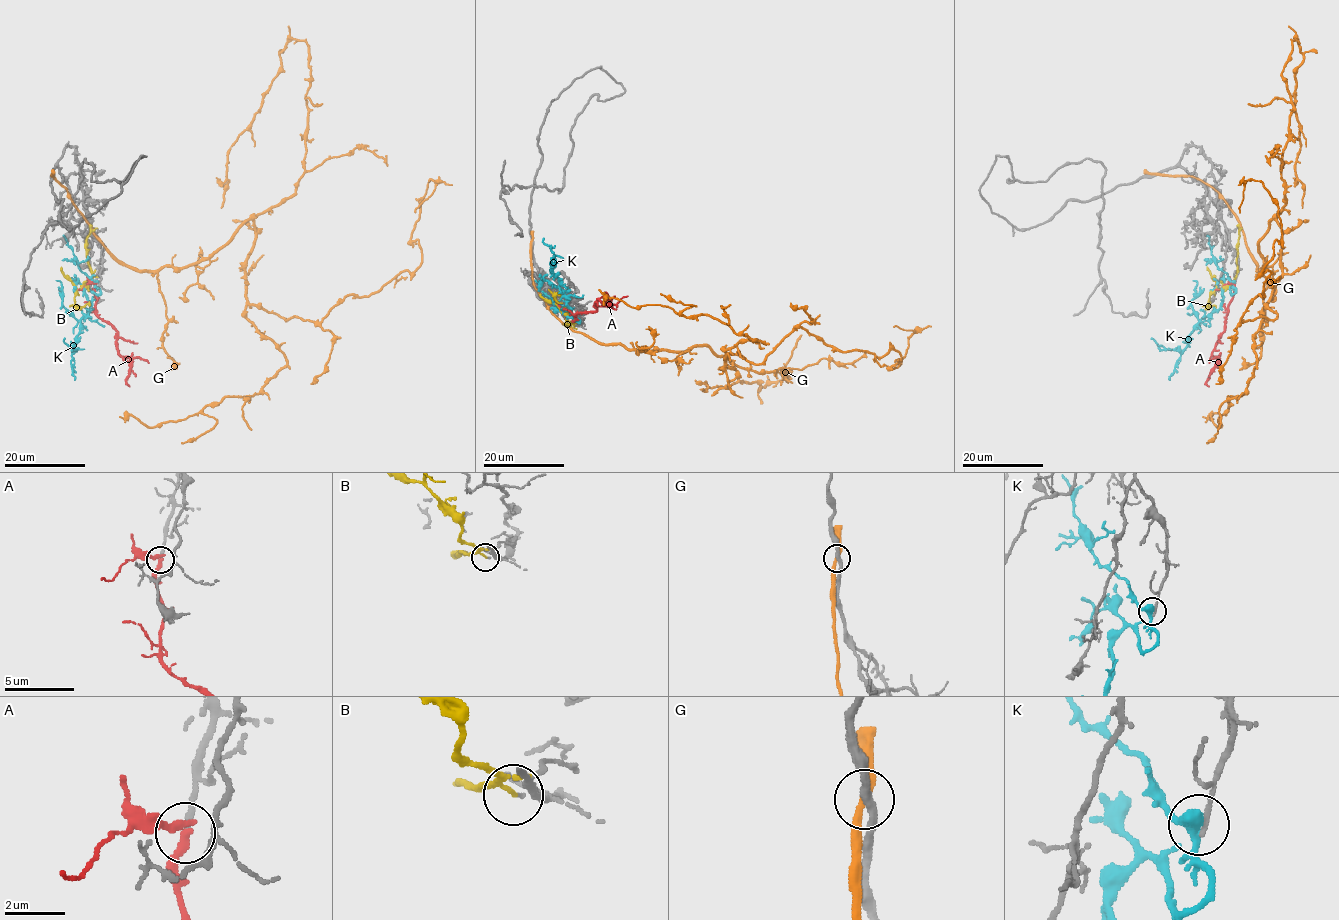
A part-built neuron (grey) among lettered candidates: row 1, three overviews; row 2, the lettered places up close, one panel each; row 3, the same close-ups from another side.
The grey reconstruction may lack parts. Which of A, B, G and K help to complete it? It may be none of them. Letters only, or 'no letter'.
A

